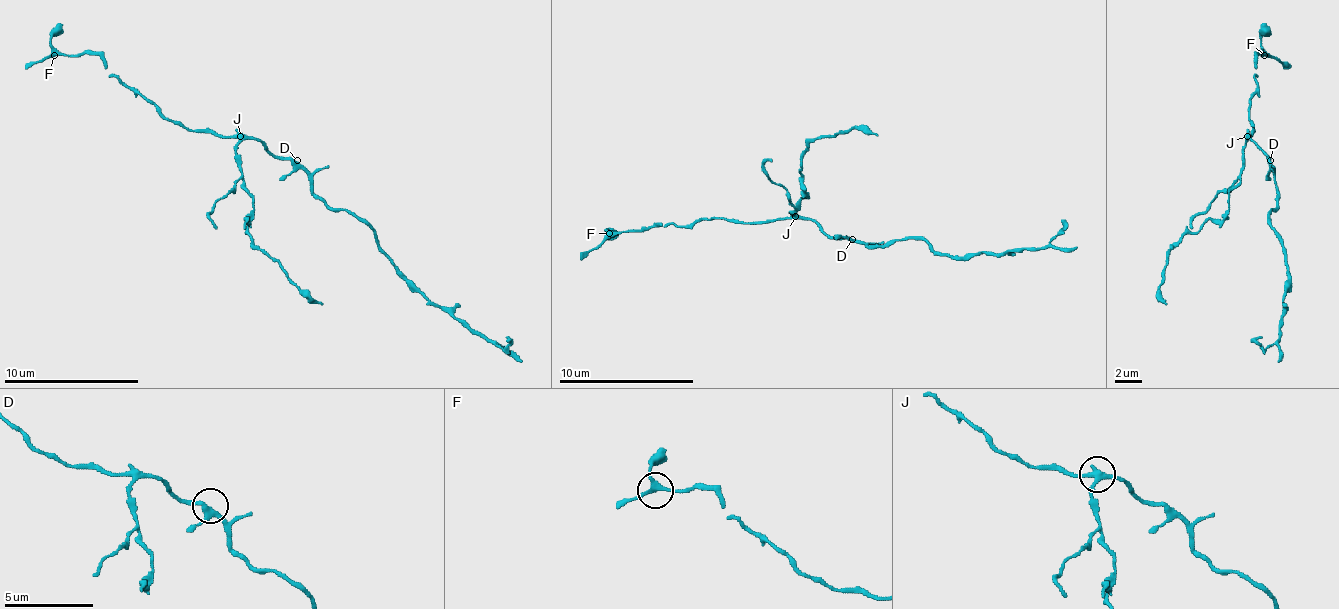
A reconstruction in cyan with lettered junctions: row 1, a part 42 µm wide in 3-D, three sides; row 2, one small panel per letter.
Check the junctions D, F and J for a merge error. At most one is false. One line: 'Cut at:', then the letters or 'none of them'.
Cut at: J

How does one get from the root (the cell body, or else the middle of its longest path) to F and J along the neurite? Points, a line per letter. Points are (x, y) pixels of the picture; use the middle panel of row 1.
F: (845, 239), (828, 236), (811, 219), (767, 222), (696, 219), (686, 225), (646, 225), (629, 232), (608, 232)
J: (845, 239), (835, 239), (811, 219), (798, 219), (794, 215)

